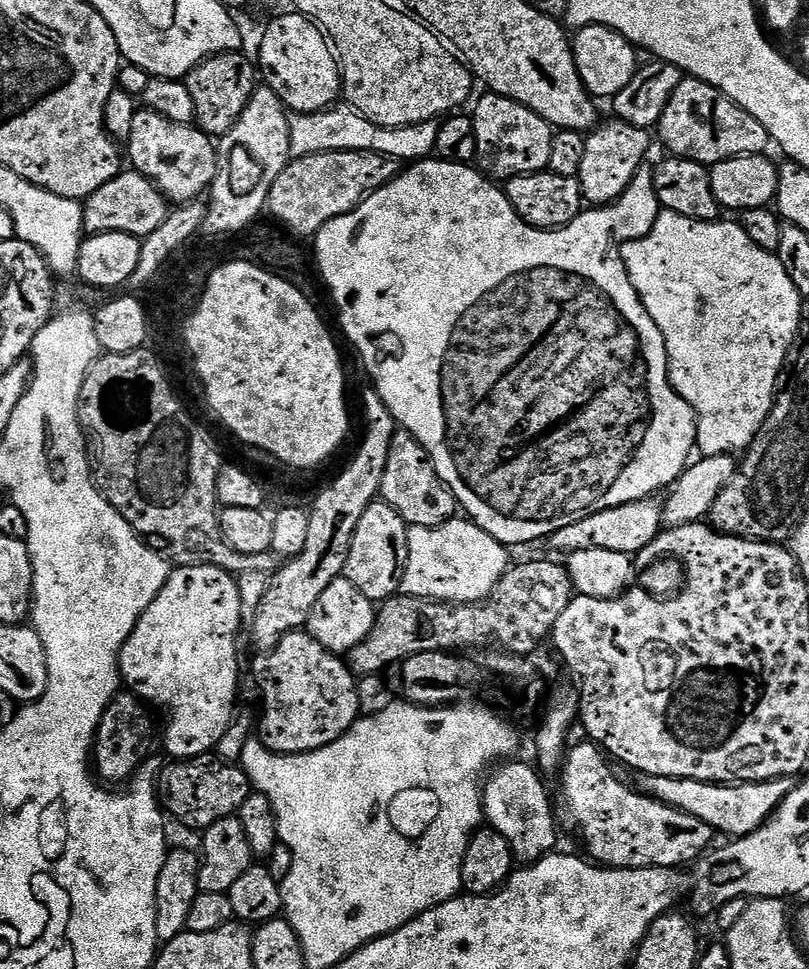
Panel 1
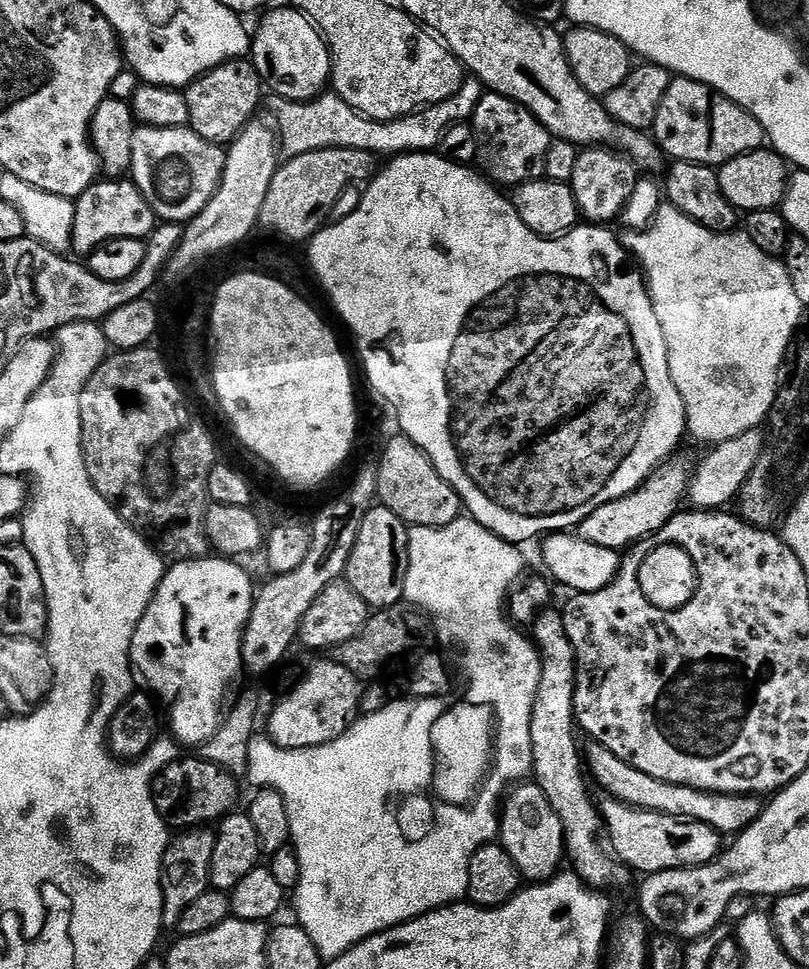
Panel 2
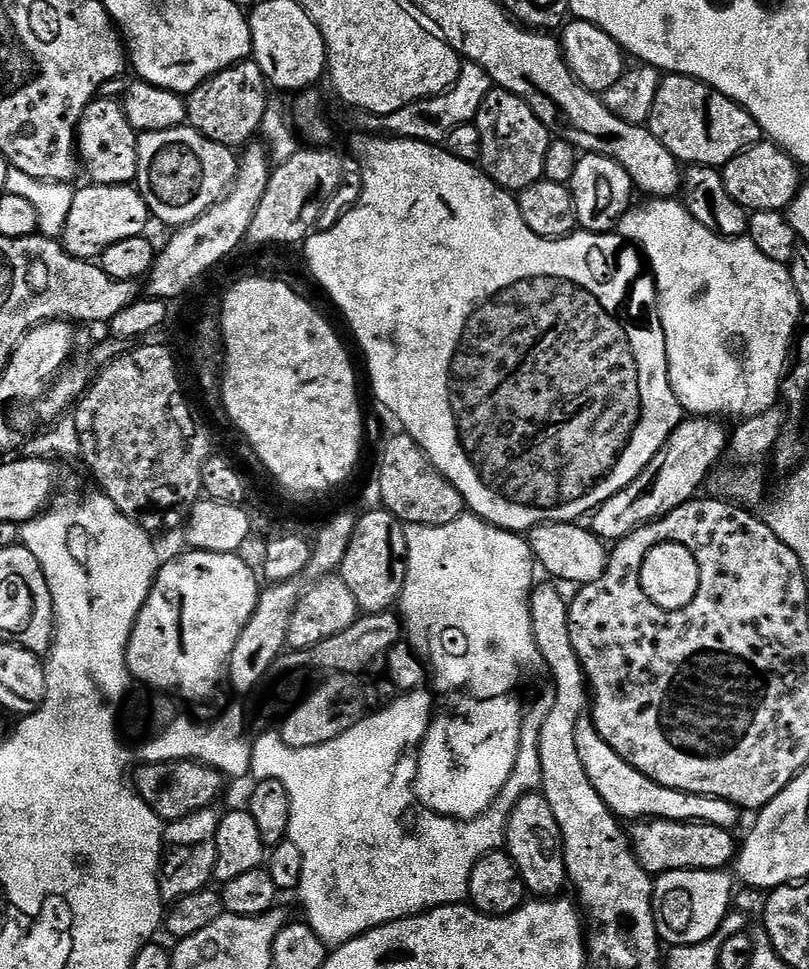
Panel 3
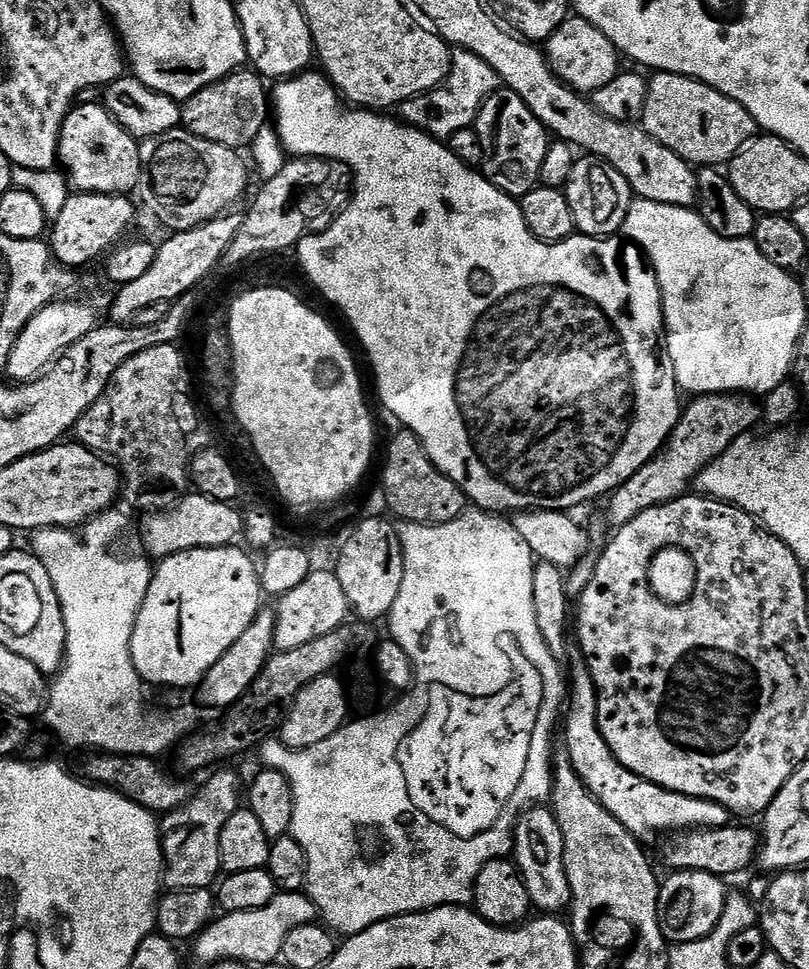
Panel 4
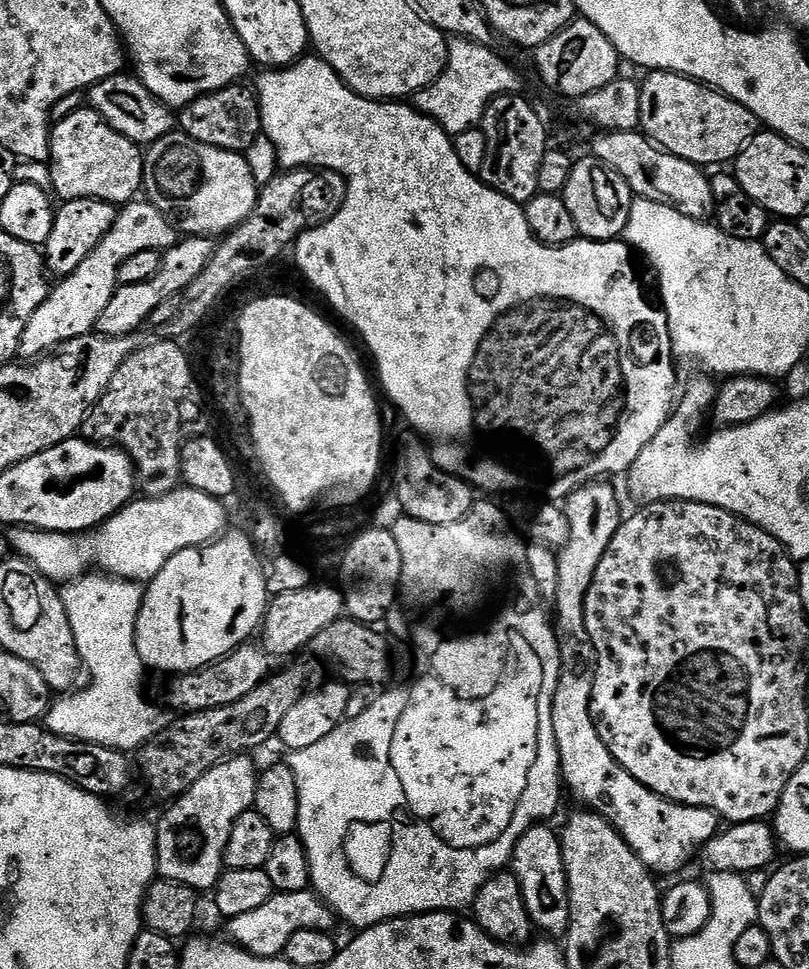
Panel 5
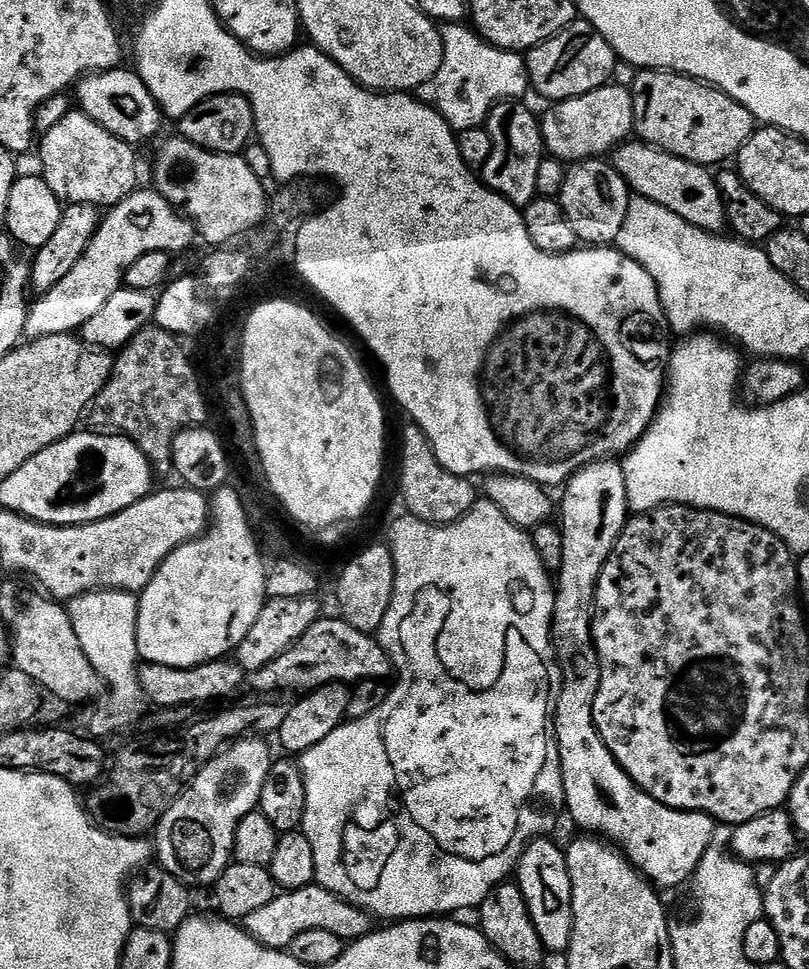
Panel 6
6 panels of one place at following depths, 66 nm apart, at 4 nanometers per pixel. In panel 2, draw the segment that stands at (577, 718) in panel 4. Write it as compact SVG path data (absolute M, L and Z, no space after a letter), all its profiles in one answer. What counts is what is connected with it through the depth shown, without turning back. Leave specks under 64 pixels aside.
M592 742L586 748L586 766L591 777L597 780L608 791L607 795L623 804L635 808L645 808L647 812L661 812L671 816L681 816L683 820L706 822L706 826L716 828L721 834L739 834L755 822L762 811L762 804L755 796L725 794L723 792L703 792L697 788L678 786L670 782L662 782L658 778L650 778L642 774L642 770L634 770L618 754L610 754L606 746Z

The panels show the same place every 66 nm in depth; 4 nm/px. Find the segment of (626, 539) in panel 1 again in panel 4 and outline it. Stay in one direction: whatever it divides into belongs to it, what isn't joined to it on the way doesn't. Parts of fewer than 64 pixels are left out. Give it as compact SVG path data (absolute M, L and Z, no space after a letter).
M725 394L722 396L701 396L683 409L680 421L674 426L668 443L652 457L650 463L642 466L625 484L607 497L608 520L613 529L621 528L630 518L650 510L650 506L676 500L689 491L688 483L695 481L707 464L712 464L738 439L747 437L748 432L762 420L762 408L747 394Z

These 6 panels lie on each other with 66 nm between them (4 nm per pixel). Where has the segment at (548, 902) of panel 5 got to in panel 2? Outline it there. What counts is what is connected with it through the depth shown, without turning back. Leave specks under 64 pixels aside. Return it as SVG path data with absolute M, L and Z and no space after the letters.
M520 782L507 793L500 813L499 843L503 844L516 864L521 877L528 882L547 882L561 871L566 860L564 831L550 798L542 794L535 782Z

